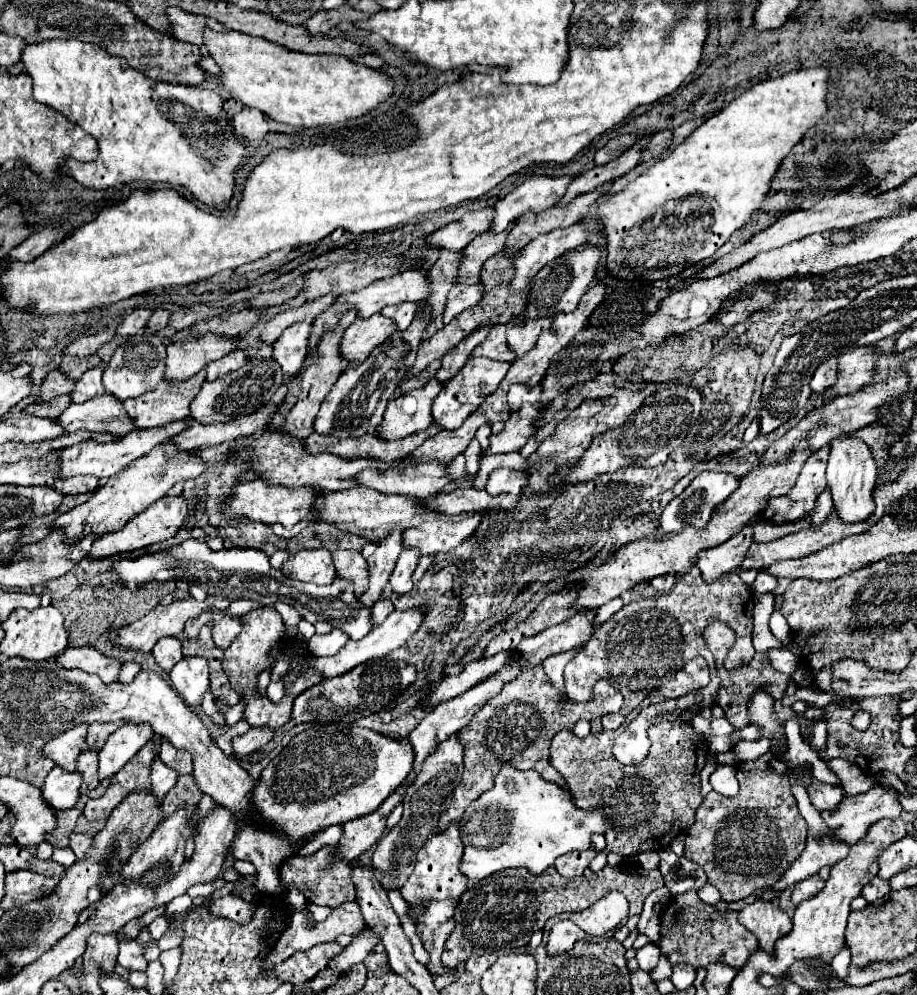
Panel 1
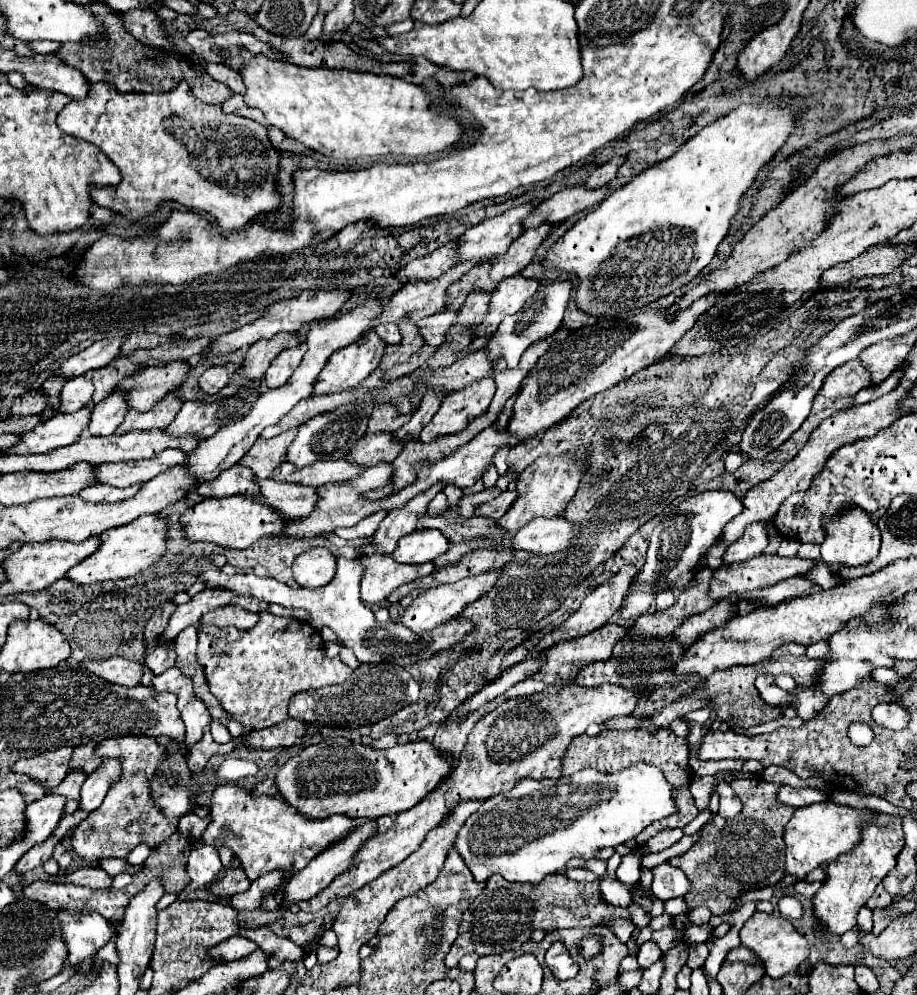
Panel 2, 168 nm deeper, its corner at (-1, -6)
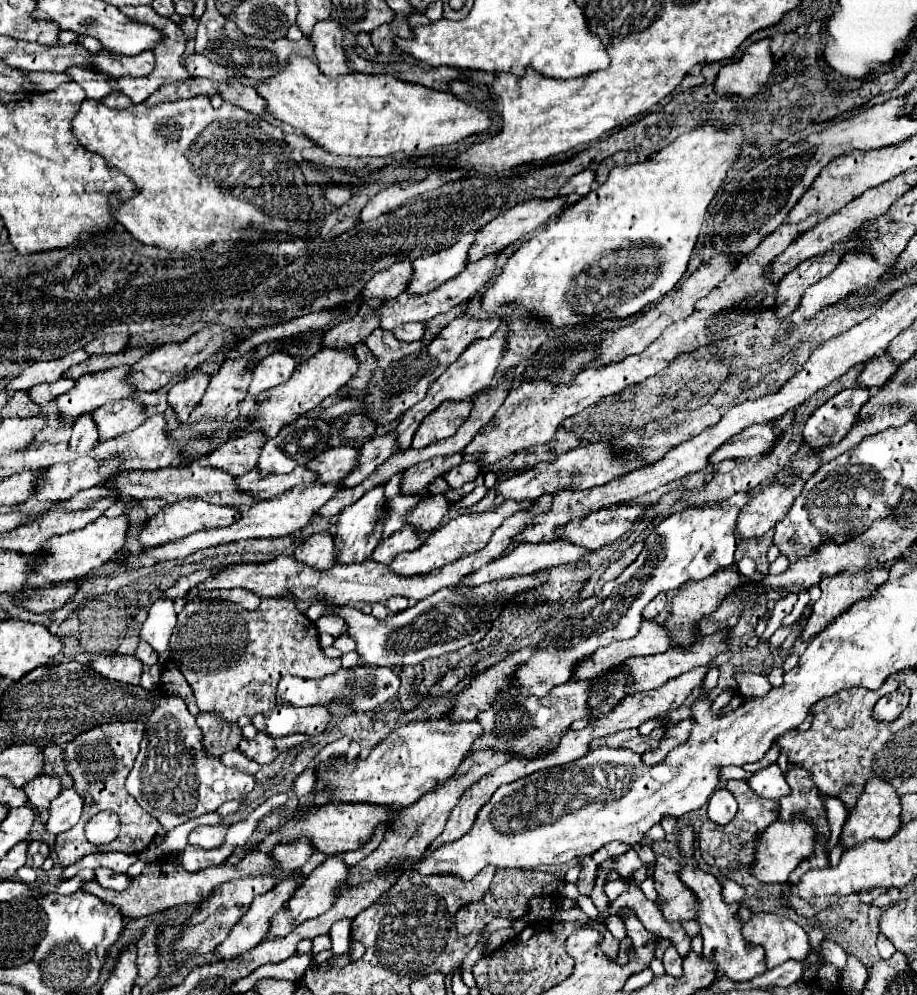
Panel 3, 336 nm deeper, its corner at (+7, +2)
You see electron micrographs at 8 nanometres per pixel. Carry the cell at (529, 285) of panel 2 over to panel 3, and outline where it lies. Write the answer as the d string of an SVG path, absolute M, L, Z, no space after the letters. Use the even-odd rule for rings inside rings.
M456 318L430 344L424 342L402 344L394 338L391 331L376 328L364 342L372 352L372 356L378 358L378 364L376 364L376 374L372 374L370 378L370 388L364 394L362 414L366 414L372 422L376 420L394 422L402 412L406 412L408 408L412 408L416 402L424 398L430 384L466 350L468 344L480 338L490 338L498 326L500 320Z

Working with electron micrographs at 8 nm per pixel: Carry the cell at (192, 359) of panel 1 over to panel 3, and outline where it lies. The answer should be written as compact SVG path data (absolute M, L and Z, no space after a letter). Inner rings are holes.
M122 366L116 370L80 376L80 380L76 380L72 390L56 398L58 414L64 420L64 424L76 422L78 416L88 414L106 402L132 398L134 390L126 382L128 374L130 374L130 368Z

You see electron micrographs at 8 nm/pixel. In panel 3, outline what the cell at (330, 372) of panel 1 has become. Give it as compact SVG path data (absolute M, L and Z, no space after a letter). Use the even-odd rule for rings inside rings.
M244 434L236 440L220 444L212 454L204 460L206 466L216 466L232 476L242 476L256 466L260 448L264 444L264 434Z

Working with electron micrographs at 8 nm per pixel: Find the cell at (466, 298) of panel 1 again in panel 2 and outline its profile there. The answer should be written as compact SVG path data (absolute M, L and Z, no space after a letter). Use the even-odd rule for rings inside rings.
M446 308L442 312L438 312L438 314L422 318L420 322L416 322L416 326L420 328L420 334L426 340L426 344L440 346L440 344L444 344L446 332L456 322L456 318L458 318L458 310Z

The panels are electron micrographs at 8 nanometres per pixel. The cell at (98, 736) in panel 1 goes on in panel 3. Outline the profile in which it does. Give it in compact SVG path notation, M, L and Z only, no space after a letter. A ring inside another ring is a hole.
M46 746L46 748L42 748L42 756L44 756L44 770L42 770L42 774L60 776L62 786L68 788L68 786L72 784L72 780L70 780L70 776L64 772L62 748L60 748L60 746ZM64 774L66 774L66 776L64 776Z

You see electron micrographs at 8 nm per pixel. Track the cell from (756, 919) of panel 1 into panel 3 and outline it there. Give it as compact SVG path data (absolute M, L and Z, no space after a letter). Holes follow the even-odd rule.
M754 914L752 920L744 924L742 934L750 944L758 944L766 950L768 968L788 960L802 962L810 952L810 940L804 928L780 914Z

